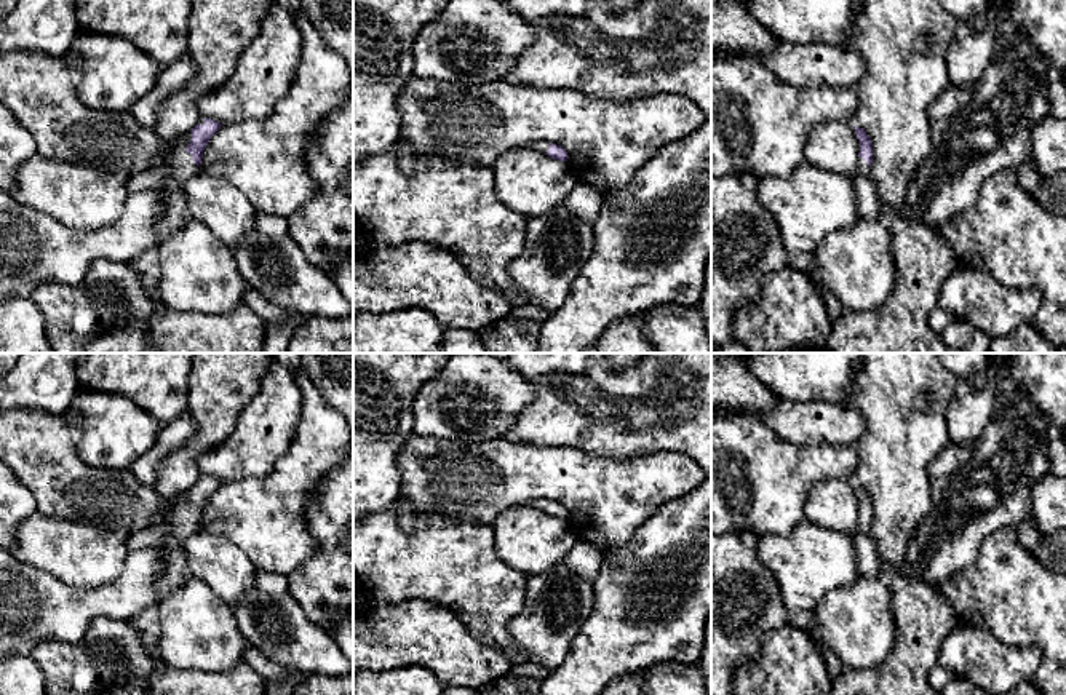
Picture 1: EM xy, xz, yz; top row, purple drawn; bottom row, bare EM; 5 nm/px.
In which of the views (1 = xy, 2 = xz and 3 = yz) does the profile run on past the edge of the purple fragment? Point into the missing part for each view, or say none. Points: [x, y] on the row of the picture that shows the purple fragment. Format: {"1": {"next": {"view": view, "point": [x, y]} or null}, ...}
{"1": {"next": {"view": "xy", "point": [173, 173]}}, "2": {"next": {"view": "xz", "point": [540, 146]}}, "3": {"next": {"view": "yz", "point": [863, 168]}}}

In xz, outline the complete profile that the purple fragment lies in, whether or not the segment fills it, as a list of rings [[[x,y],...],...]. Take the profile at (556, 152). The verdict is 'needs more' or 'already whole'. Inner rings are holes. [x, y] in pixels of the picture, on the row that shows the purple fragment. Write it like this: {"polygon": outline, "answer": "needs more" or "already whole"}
{"polygon": [[[535,141],[529,147],[561,161],[567,161],[567,157],[569,157],[566,149],[563,149],[561,145],[547,142],[547,141]]], "answer": "needs more"}

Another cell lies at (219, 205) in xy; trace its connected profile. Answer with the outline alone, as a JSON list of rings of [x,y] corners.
[[[197,174],[184,184],[187,214],[206,224],[217,238],[233,249],[256,230],[256,214],[249,200],[232,184]]]

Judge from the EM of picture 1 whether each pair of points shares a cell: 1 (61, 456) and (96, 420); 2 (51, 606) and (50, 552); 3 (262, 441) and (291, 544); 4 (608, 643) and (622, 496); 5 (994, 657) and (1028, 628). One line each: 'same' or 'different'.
1: different
2: different
3: different
4: different
5: different

